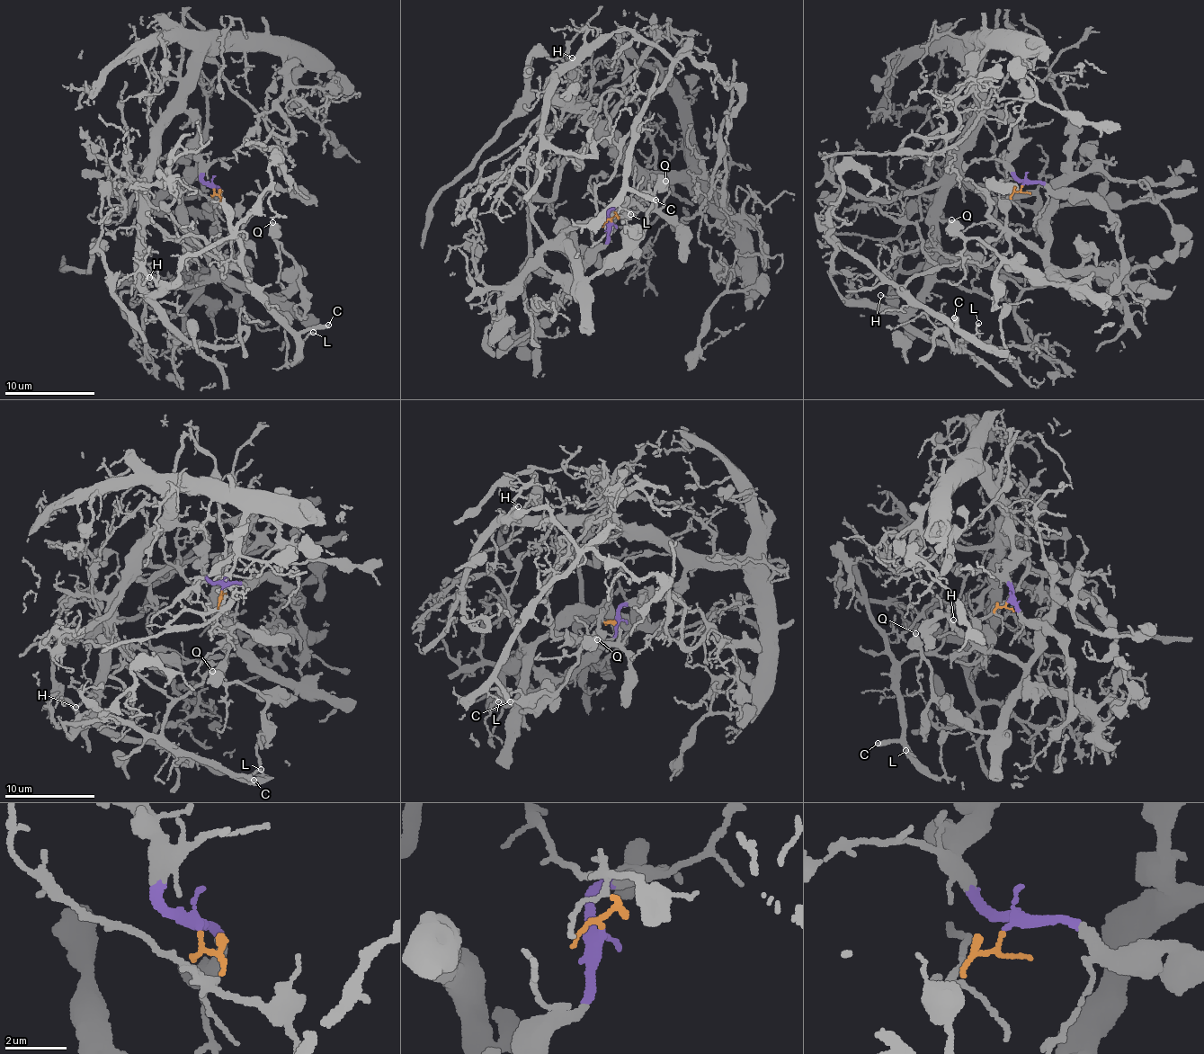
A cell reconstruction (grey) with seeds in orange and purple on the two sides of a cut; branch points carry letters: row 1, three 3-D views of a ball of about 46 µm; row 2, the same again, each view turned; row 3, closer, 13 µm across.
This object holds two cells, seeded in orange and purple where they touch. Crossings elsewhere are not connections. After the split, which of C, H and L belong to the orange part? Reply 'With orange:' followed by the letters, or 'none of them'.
With orange: C, L

